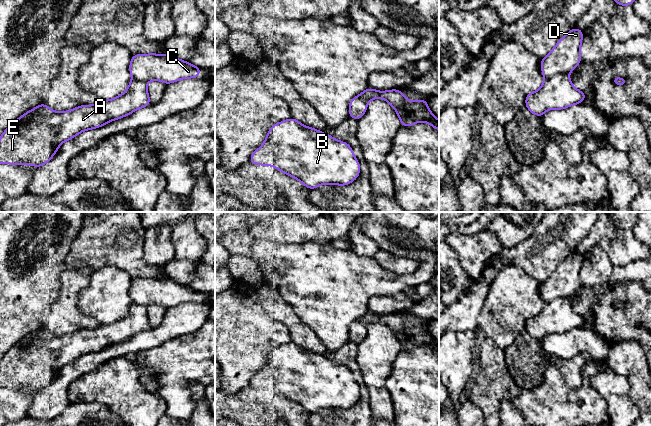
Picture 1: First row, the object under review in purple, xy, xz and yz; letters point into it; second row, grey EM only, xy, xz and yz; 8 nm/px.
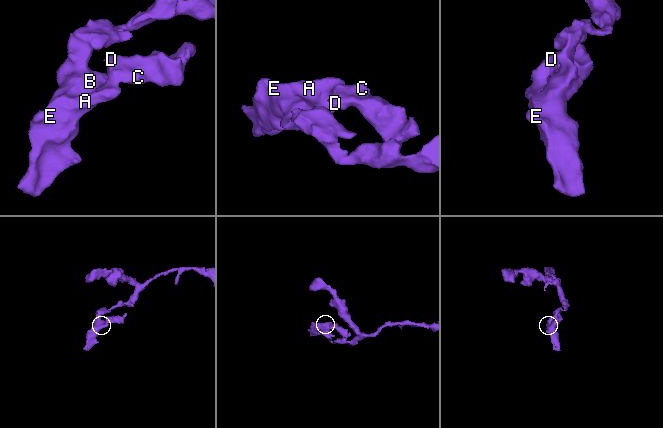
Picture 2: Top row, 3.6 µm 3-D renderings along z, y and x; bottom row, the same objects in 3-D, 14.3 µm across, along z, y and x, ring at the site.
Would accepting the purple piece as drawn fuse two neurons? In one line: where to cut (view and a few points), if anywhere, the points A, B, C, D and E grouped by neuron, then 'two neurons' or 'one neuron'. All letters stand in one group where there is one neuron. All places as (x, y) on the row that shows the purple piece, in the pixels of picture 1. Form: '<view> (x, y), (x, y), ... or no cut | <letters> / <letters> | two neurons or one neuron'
yz (566, 73), (558, 73), (545, 79) | A B E / C D | two neurons

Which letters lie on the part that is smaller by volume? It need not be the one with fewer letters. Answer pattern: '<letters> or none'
C, D

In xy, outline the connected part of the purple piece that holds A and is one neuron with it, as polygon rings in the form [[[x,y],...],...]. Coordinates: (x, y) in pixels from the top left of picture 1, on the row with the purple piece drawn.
[[[134,78],[123,94],[95,105],[57,112],[39,104],[11,123],[0,136],[0,163],[39,168],[52,159],[63,142],[150,104],[147,83]]]

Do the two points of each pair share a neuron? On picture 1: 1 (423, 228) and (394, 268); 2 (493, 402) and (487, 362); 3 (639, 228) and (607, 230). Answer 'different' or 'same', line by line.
1: different
2: same
3: different

